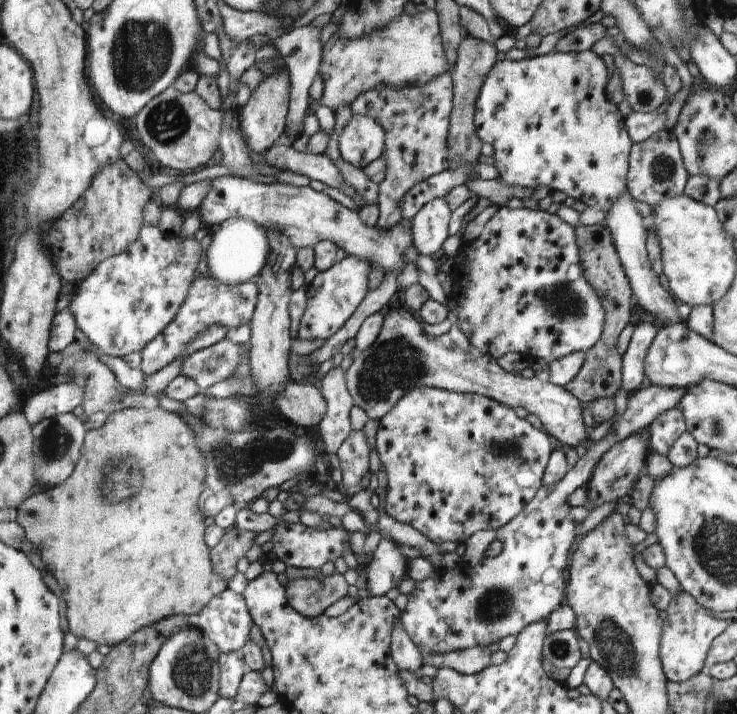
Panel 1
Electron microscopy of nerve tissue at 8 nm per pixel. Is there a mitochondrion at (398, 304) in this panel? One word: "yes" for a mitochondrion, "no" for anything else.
no

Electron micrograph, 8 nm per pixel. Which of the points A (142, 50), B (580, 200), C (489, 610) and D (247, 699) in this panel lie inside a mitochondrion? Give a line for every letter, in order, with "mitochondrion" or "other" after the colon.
A: mitochondrion
B: other
C: mitochondrion
D: other

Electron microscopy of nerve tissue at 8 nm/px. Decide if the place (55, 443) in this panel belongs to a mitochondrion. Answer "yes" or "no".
yes

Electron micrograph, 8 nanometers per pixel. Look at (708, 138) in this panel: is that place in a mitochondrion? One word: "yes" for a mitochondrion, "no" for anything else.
yes

